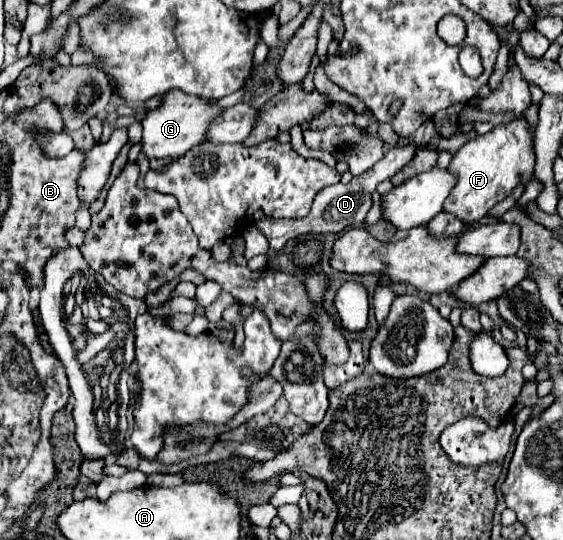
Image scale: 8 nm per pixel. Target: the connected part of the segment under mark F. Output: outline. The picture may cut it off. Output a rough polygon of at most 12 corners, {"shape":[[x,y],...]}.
{"shape":[[525,118],[469,140],[443,208],[479,220],[535,168]]}

